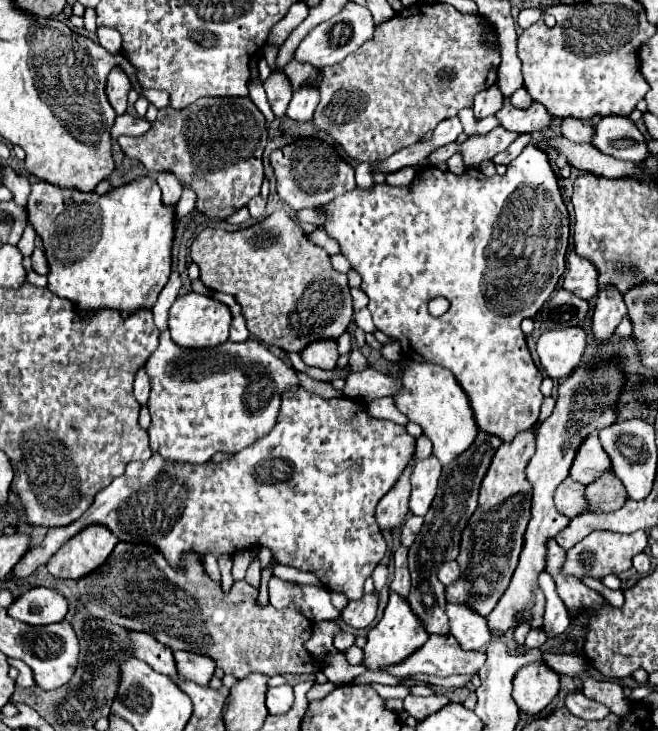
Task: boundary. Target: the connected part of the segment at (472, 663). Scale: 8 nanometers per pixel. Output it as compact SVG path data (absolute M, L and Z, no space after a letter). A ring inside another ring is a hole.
M431 635L415 655L403 659L395 667L381 667L381 673L389 673L393 677L405 679L413 675L433 675L433 677L449 677L475 673L485 663L483 651L463 651L459 643L455 643L453 635Z

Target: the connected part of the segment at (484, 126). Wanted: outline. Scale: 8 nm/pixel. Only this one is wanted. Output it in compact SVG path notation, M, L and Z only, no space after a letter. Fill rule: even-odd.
M464 108L459 111L458 117L463 125L464 132L468 136L483 135L500 125L495 116L489 116L481 121L476 120L472 108Z

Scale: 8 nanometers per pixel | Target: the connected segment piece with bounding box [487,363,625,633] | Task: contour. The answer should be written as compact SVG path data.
M611 363L599 371L577 369L559 385L557 405L555 405L551 417L541 423L541 427L537 431L537 451L527 465L527 479L533 485L533 507L531 507L531 521L527 525L519 565L515 569L515 575L513 575L507 591L499 599L497 607L487 615L489 629L505 633L513 625L517 613L521 613L523 619L531 617L533 627L541 627L545 597L537 583L537 575L539 575L539 571L545 569L545 541L555 537L559 531L563 531L563 527L567 527L567 523L571 521L569 517L563 517L561 513L555 511L553 493L559 487L559 483L563 479L567 479L569 467L571 467L571 461L575 457L579 443L591 431L595 431L595 429L599 431L611 423L615 423L615 403L617 403L617 395L619 395L623 381L625 381L625 377L623 377L621 369Z

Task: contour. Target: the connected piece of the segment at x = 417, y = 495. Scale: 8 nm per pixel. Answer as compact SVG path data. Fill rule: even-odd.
M433 455L415 461L415 471L411 473L411 499L409 509L415 515L425 515L437 493L437 483L441 475L441 463Z

